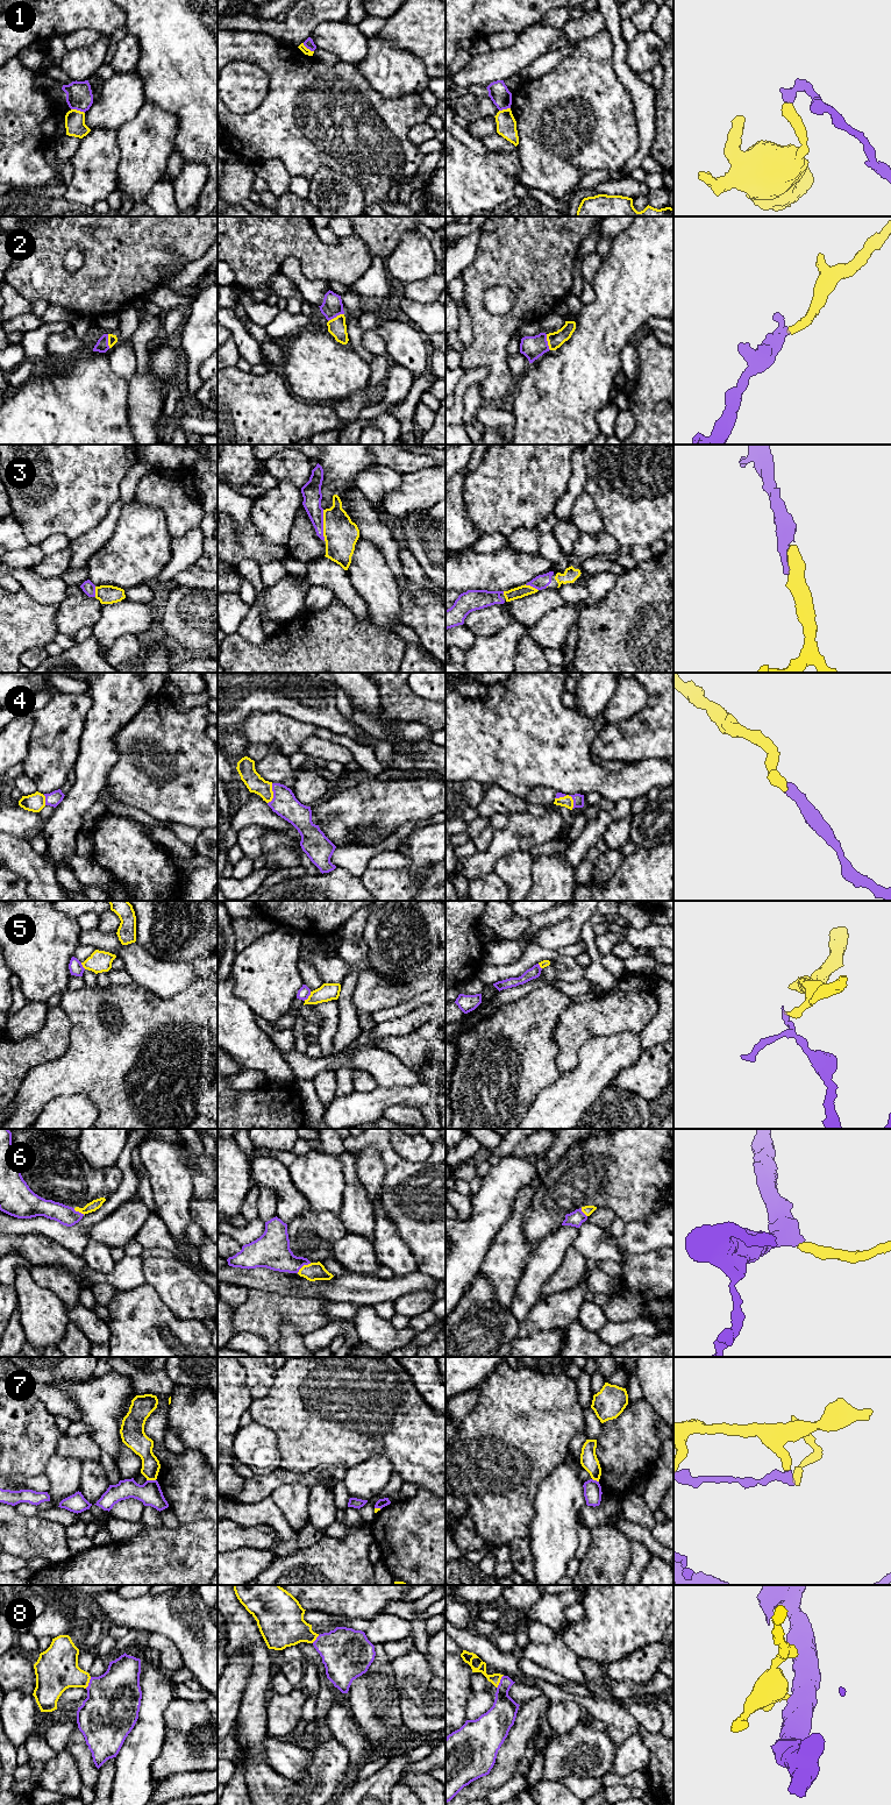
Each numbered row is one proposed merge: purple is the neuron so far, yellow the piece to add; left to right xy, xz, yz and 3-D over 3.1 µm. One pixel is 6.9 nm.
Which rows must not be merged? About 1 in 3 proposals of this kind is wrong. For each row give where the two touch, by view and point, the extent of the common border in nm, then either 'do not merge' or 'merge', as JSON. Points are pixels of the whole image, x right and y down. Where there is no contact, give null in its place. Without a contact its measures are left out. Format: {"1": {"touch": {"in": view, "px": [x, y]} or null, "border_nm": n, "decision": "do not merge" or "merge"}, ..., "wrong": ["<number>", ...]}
{"1": {"touch": {"in": "xy", "px": [78, 109]}, "border_nm": 100, "decision": "do not merge"}, "2": {"touch": {"in": "xz", "px": [335, 317]}, "border_nm": 130, "decision": "merge"}, "3": {"touch": {"in": "xz", "px": [322, 525]}, "border_nm": 220, "decision": "merge"}, "4": {"touch": {"in": "yz", "px": [569, 795]}, "border_nm": 150, "decision": "merge"}, "5": {"touch": {"in": "xz", "px": [308, 995]}, "border_nm": 80, "decision": "do not merge"}, "6": {"touch": {"in": "xz", "px": [304, 1264]}, "border_nm": 120, "decision": "merge"}, "7": {"touch": {"in": "xy", "px": [151, 1480]}, "border_nm": 60, "decision": "do not merge"}, "8": {"touch": {"in": "yz", "px": [500, 1682]}, "border_nm": 100, "decision": "merge"}, "wrong": ["1", "5", "7"]}

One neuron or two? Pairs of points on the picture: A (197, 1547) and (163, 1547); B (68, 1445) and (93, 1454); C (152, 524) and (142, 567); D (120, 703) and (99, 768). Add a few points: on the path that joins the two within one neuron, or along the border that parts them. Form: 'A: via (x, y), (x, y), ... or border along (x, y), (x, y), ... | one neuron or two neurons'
A: via (189, 1547), (171, 1547) | one neuron
B: via (73, 1447), (82, 1447), (87, 1450) | one neuron
C: via (154, 534), (156, 538), (142, 552), (142, 556) | one neuron
D: via (104, 719), (99, 731), (99, 752) | one neuron

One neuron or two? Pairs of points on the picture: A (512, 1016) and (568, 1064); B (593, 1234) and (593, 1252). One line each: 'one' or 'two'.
A: two
B: one

